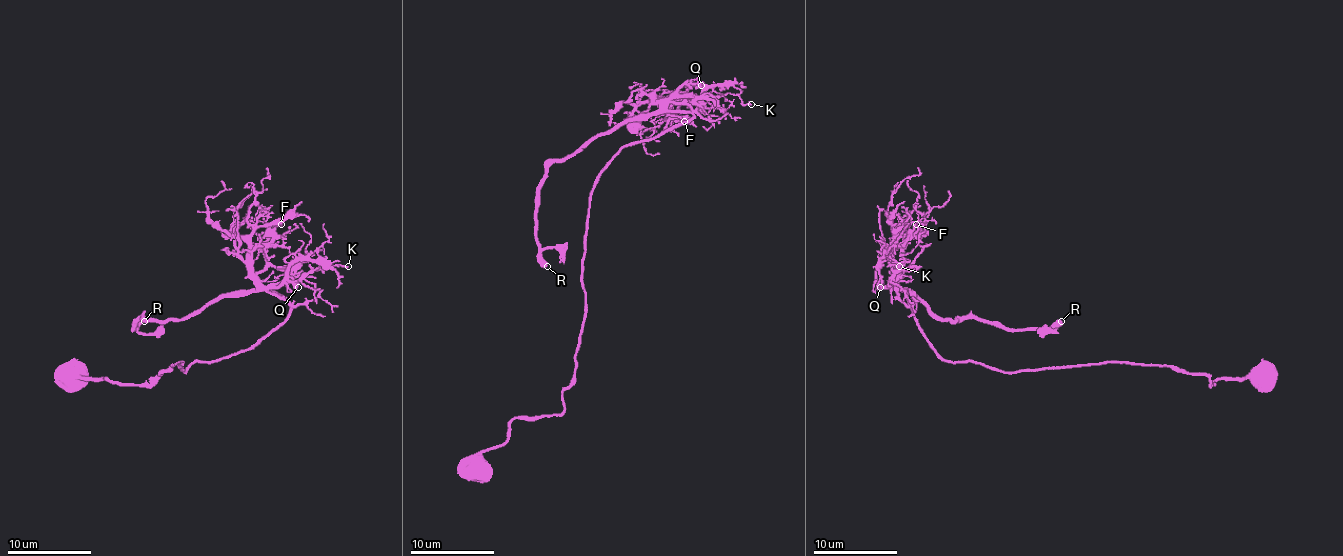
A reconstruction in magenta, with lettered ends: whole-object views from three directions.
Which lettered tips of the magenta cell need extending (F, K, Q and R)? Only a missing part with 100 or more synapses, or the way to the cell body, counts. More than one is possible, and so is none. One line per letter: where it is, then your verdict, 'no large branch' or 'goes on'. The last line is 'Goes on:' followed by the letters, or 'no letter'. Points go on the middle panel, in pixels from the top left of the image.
F: (684, 121) | no large branch
K: (751, 104) | no large branch
Q: (701, 85) | no large branch
R: (547, 266) | goes on
Goes on: R

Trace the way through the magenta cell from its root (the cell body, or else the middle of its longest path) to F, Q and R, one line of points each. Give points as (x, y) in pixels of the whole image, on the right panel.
F: (1263, 371), (1210, 384), (1168, 365), (996, 371), (945, 361), (892, 266), (916, 224)
Q: (1263, 371), (1210, 384), (1206, 375), (1168, 365), (996, 371), (945, 361), (911, 308), (886, 281), (880, 287)
R: (1263, 371), (1210, 384), (1168, 365), (996, 371), (945, 361), (907, 291), (949, 321), (1010, 329), (1061, 321)

